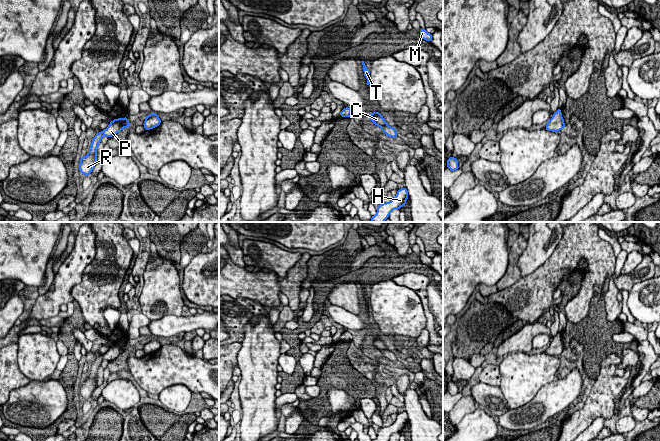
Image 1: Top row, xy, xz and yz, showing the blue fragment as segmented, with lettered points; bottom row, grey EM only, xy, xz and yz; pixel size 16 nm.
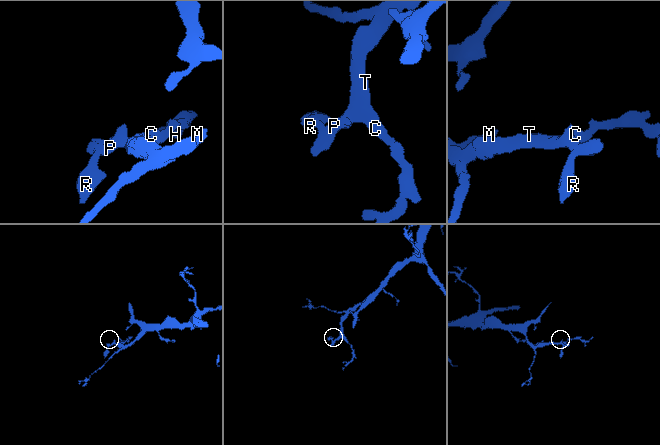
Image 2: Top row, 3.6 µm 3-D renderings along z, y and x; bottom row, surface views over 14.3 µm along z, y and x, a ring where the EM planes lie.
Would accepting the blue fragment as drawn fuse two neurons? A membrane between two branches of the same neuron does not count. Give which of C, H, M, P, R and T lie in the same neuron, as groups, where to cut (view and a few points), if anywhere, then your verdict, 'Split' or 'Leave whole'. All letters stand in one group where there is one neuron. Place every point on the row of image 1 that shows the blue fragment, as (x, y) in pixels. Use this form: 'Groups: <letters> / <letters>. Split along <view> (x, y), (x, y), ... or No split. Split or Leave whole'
Groups: C H M P R T. No split. Leave whole

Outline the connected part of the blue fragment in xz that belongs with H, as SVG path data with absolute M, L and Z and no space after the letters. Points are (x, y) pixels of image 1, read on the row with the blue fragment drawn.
M406 187L397 190L396 197L390 202L380 204L377 207L377 213L371 217L371 222L384 222L389 218L390 213L394 209L401 209L402 206L406 205L406 200L408 199L408 191Z

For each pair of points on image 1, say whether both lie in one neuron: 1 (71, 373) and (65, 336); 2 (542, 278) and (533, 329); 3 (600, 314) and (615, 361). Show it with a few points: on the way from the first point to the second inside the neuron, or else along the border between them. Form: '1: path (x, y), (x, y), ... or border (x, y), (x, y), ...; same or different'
1: path (71, 364), (70, 345); same
2: border (536, 320), (526, 323); different
3: border (618, 354), (609, 354), (602, 361), (599, 372); different

